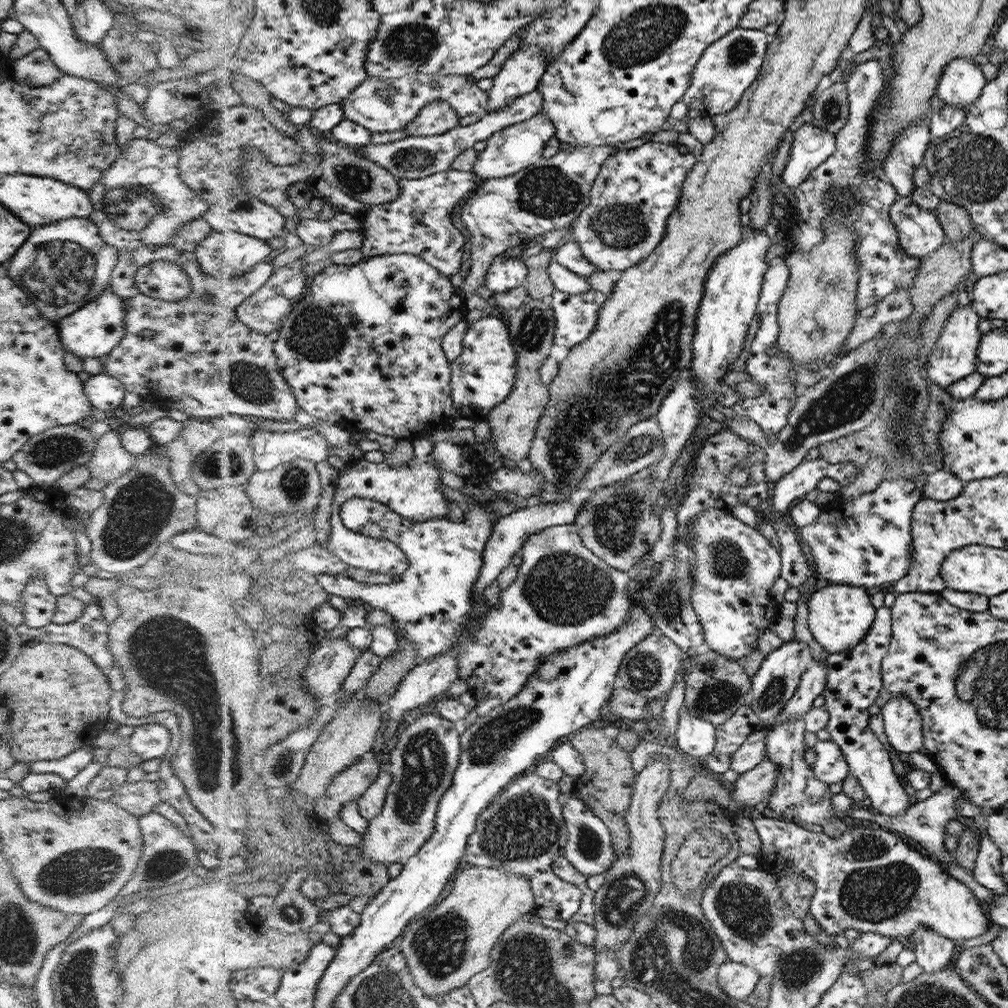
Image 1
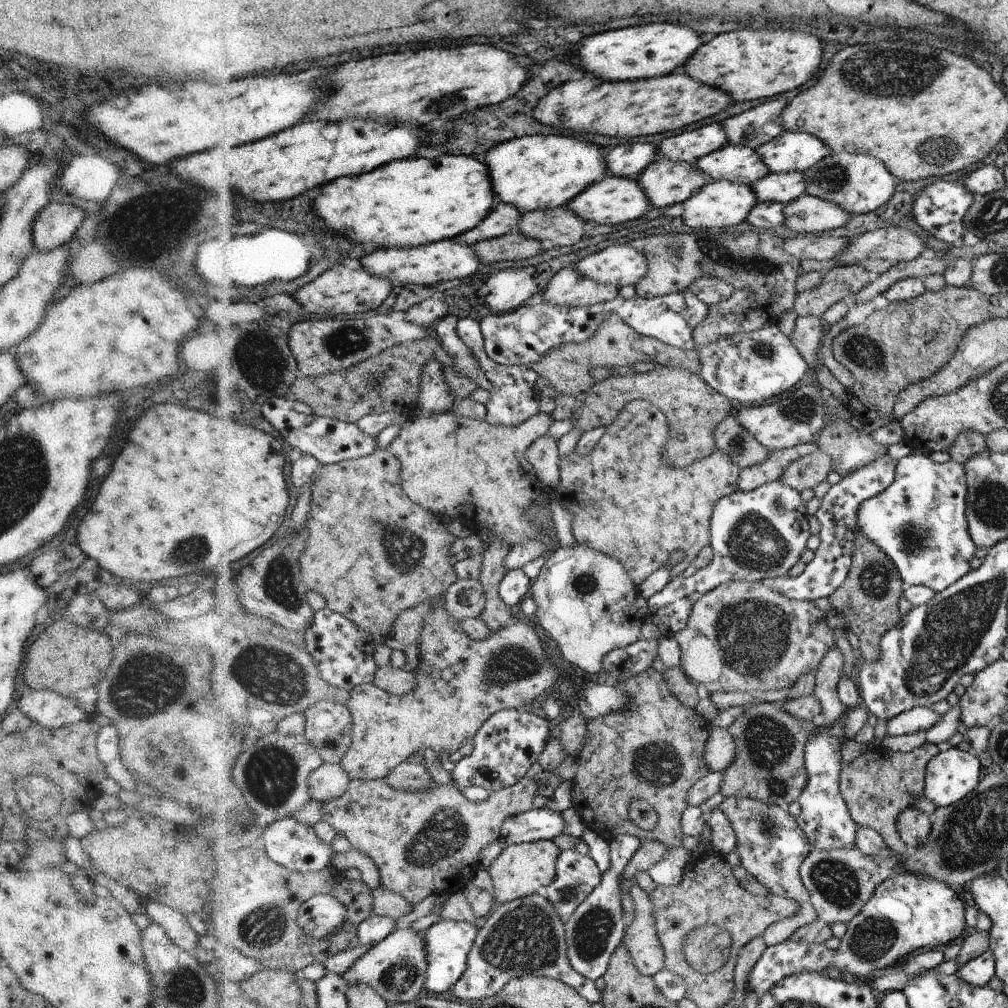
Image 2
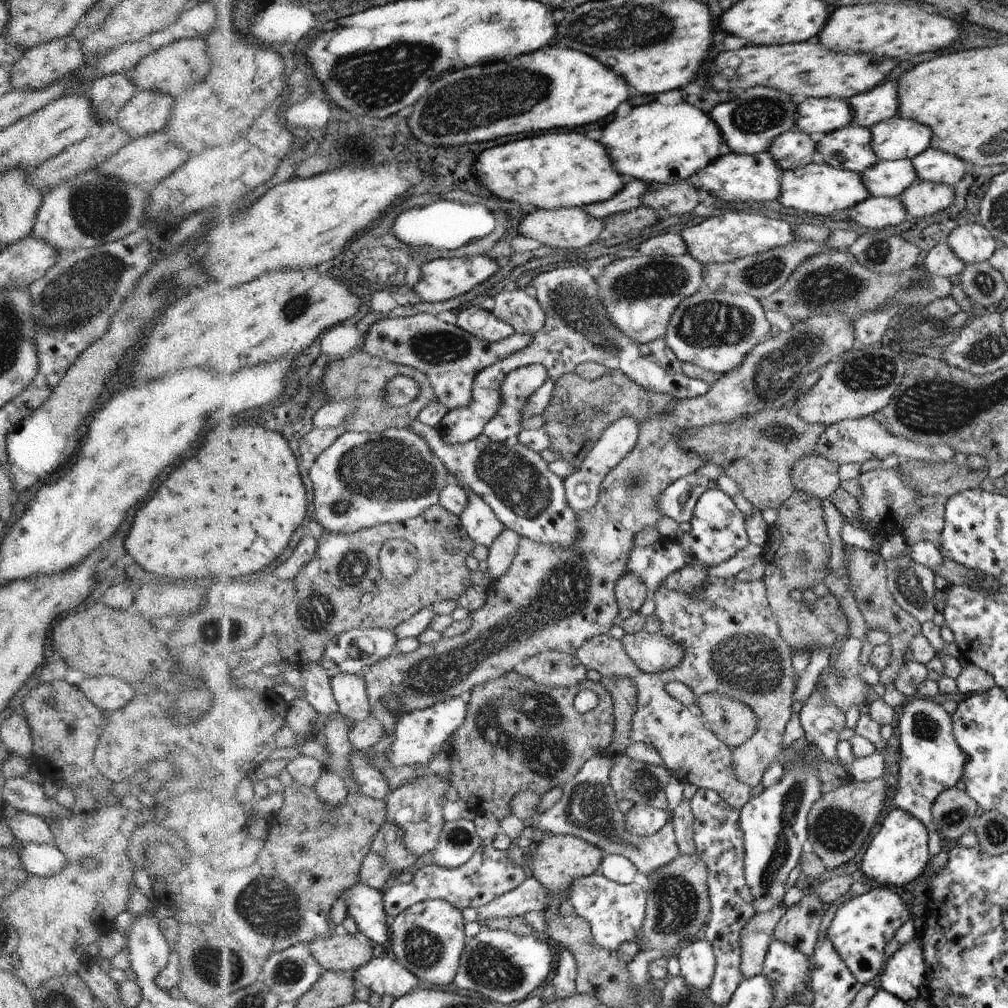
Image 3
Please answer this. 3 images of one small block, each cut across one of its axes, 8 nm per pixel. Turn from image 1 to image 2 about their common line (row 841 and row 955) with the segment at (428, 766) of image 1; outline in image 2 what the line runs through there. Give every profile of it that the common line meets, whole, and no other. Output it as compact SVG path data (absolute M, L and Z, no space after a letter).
M407 925L401 926L394 934L372 947L343 975L350 988L354 984L370 984L389 1003L395 1005L412 1002L420 996L420 992L427 986L429 968L427 940L423 932L416 932Z

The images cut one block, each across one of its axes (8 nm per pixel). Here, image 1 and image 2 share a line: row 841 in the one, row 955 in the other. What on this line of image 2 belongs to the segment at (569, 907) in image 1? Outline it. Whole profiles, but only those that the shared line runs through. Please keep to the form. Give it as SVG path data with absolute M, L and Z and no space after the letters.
M537 892L496 905L481 921L475 946L468 955L468 970L454 989L456 997L484 1000L500 992L508 980L532 974L563 981L577 989L591 1004L602 1003L602 991L596 988L594 981L584 978L570 966L564 926L554 906Z

